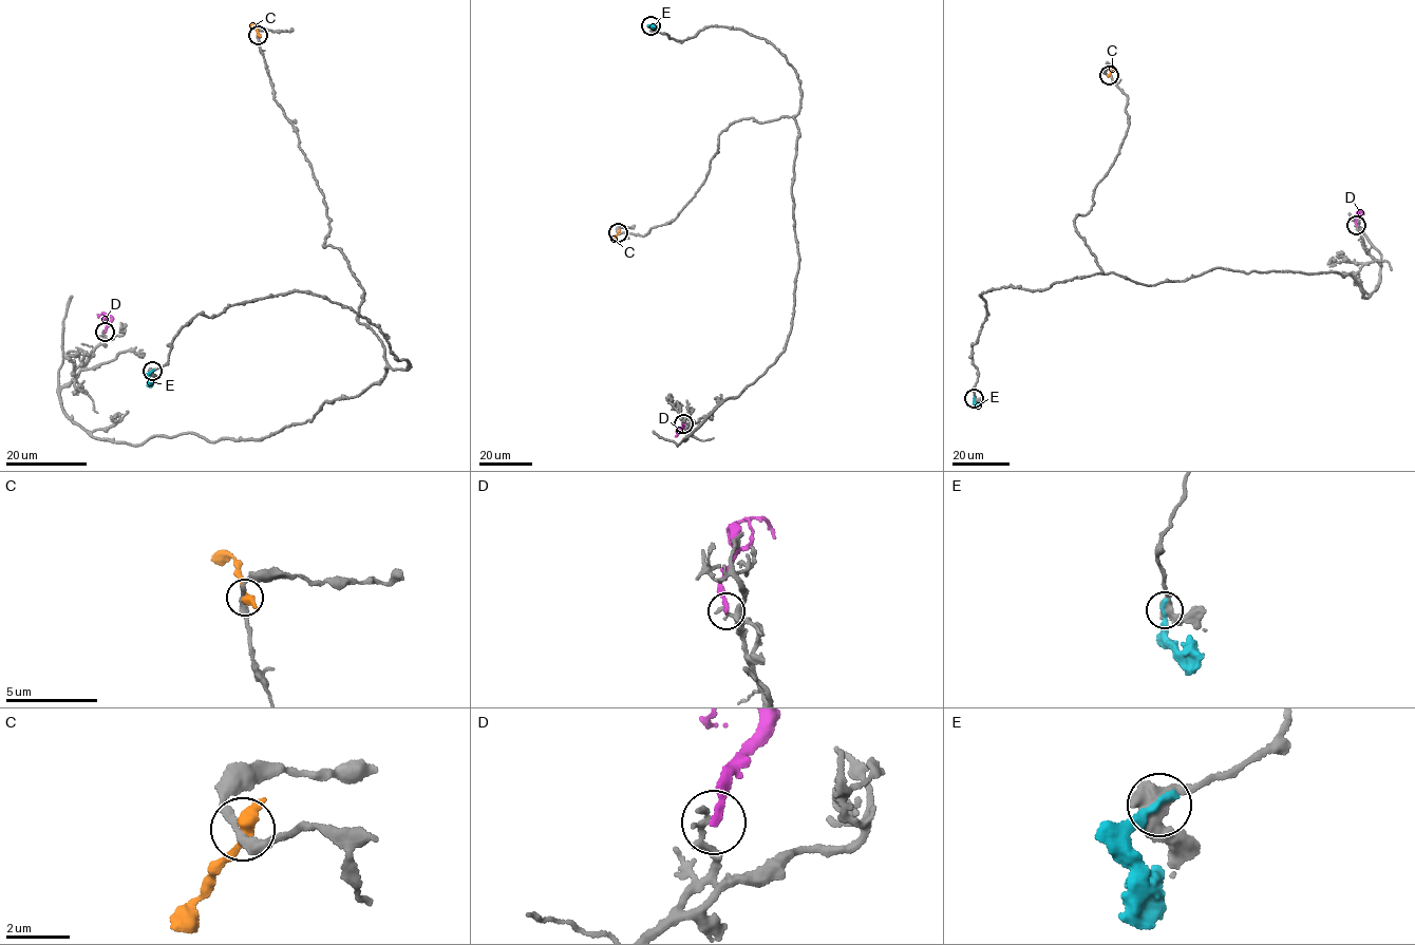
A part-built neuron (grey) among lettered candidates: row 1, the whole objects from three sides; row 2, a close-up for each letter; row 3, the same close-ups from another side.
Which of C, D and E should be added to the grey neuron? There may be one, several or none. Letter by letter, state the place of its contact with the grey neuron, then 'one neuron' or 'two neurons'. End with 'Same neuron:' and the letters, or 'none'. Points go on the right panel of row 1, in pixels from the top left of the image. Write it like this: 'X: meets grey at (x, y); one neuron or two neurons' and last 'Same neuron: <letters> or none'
C: meets grey at (1109, 75); two neurons
D: meets grey at (1356, 225); two neurons
E: meets grey at (974, 398); two neurons
Same neuron: none

